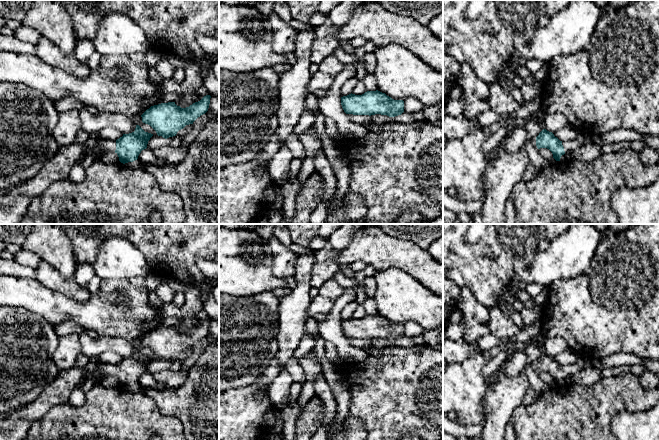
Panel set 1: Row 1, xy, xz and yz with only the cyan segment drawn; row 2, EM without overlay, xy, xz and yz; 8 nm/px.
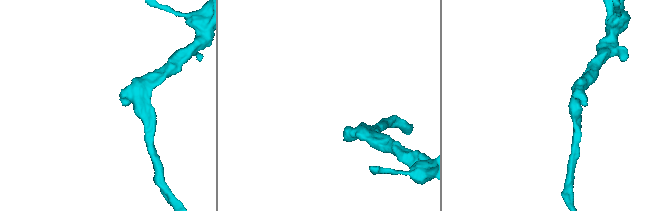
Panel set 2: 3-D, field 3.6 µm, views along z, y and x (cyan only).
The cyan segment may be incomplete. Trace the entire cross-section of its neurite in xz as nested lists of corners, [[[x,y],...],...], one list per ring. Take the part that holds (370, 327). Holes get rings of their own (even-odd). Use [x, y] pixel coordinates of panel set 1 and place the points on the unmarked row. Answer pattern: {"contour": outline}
{"contour": [[[378,314],[367,315],[362,319],[349,318],[341,321],[341,329],[346,338],[387,339],[395,341],[404,336],[404,325],[394,324]]]}

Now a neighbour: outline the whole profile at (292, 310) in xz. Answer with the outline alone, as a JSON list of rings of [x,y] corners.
[[[313,254],[298,255],[295,262],[294,279],[296,286],[291,293],[279,299],[279,350],[275,356],[281,371],[293,358],[294,352],[306,331],[308,322],[307,310],[312,298],[309,295],[311,289],[310,278],[317,260]]]

